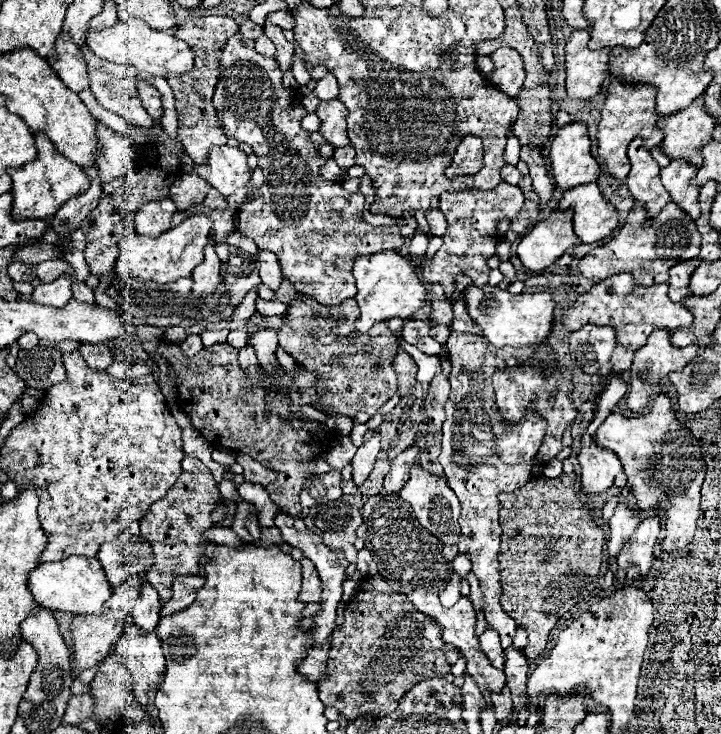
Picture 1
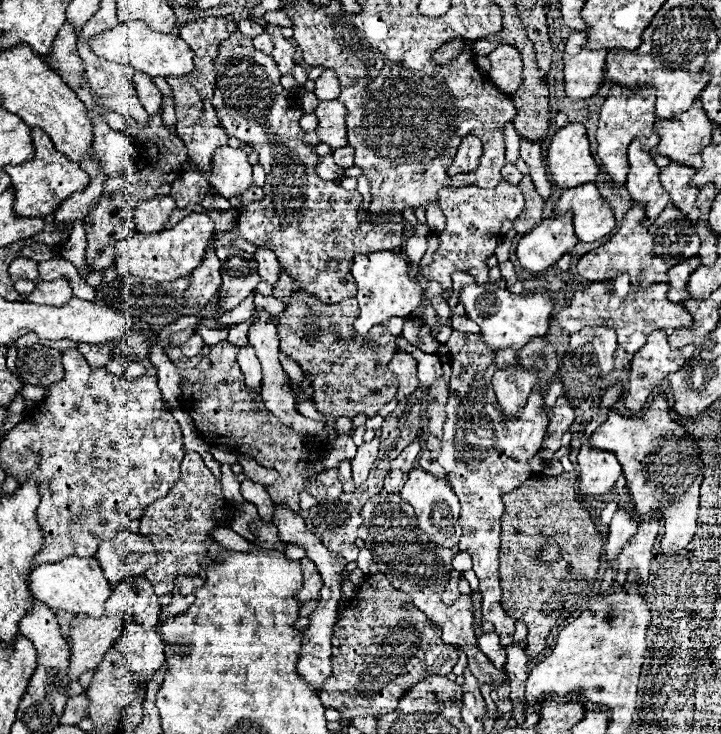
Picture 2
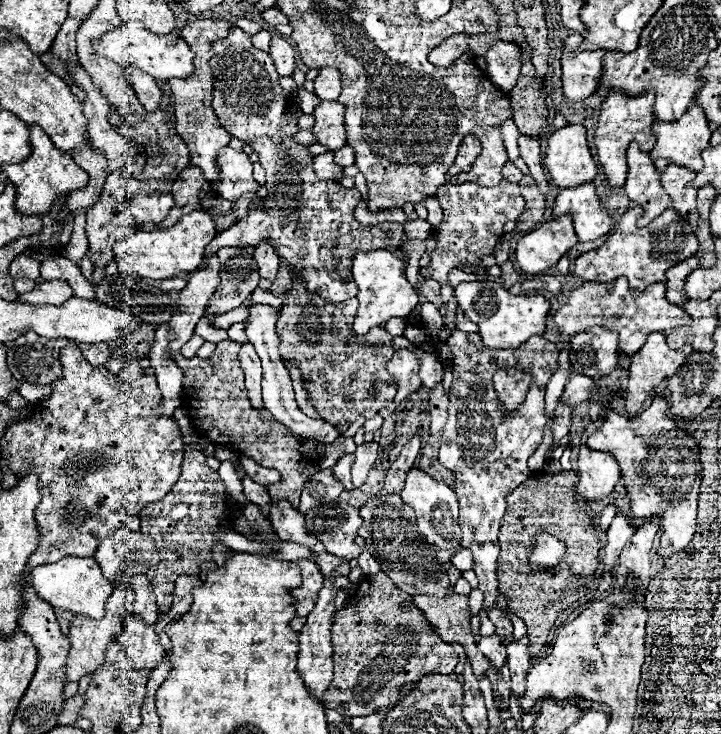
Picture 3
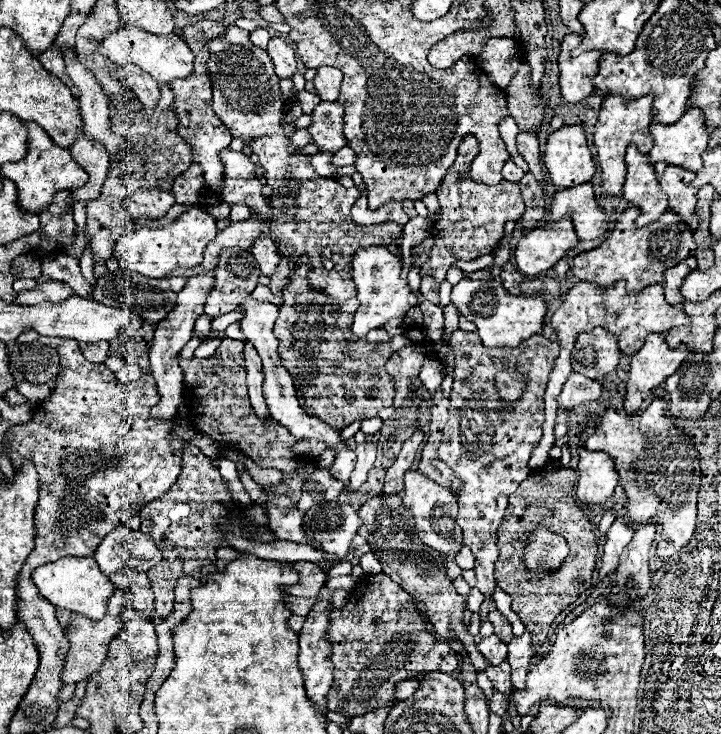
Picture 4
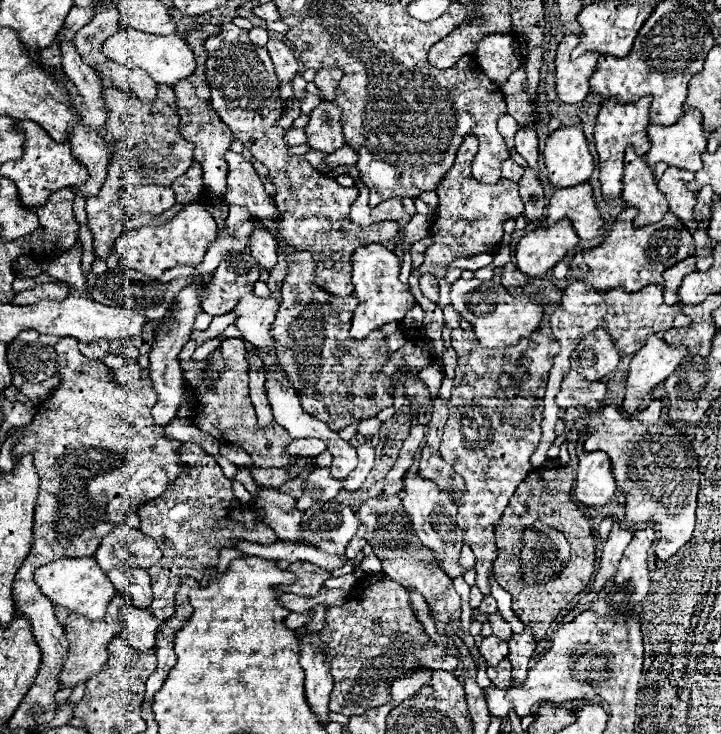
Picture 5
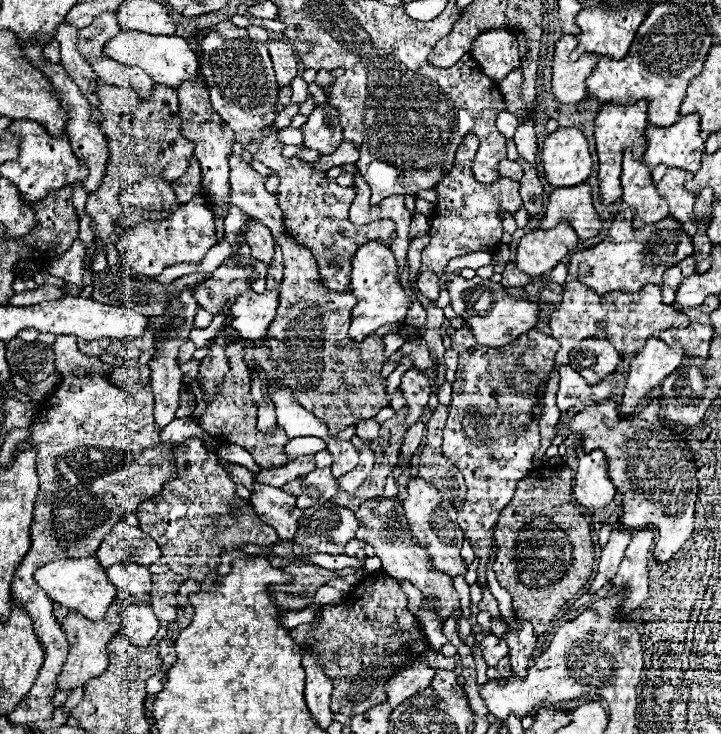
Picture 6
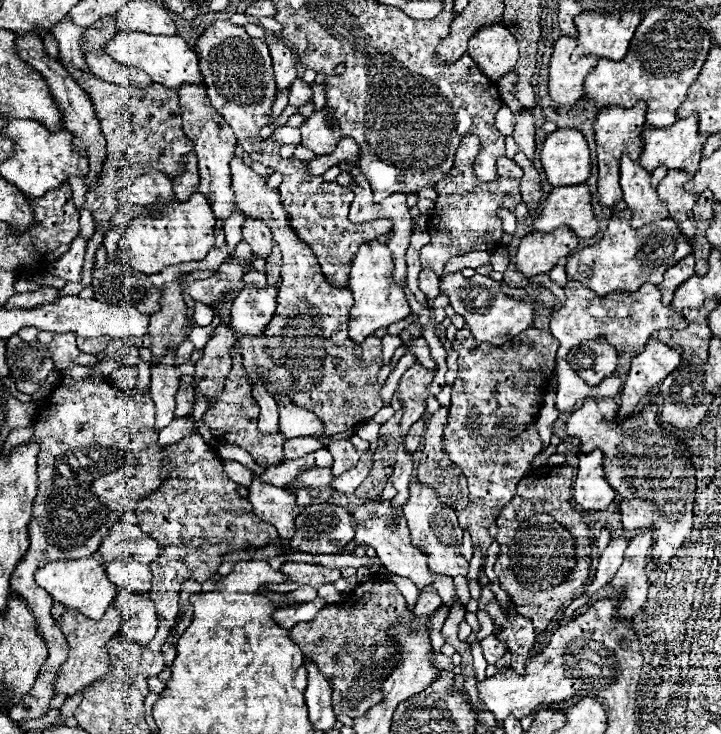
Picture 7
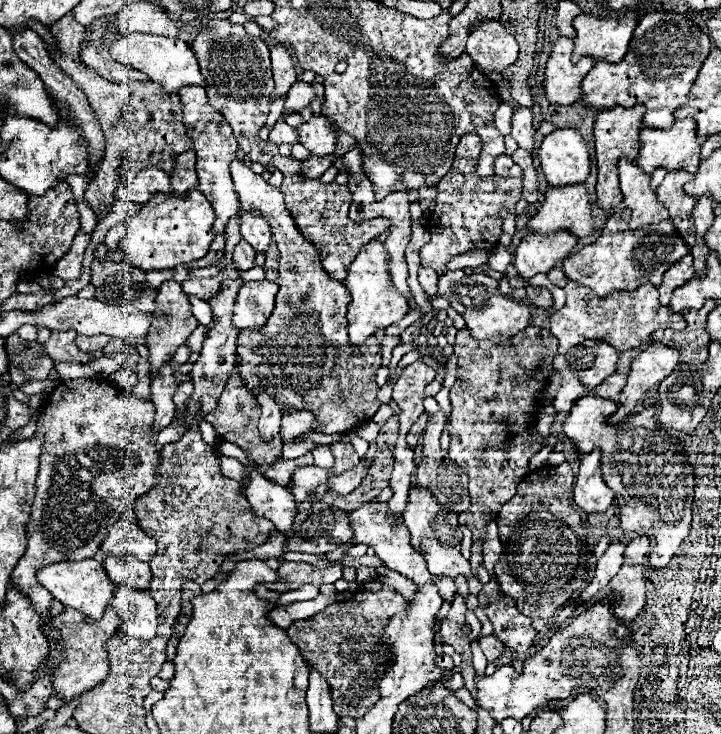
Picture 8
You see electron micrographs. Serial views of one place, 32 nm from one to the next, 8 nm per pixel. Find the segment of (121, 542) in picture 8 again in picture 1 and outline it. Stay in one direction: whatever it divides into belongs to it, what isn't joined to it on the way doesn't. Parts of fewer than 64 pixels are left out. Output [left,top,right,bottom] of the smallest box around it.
[98,532,154,590]

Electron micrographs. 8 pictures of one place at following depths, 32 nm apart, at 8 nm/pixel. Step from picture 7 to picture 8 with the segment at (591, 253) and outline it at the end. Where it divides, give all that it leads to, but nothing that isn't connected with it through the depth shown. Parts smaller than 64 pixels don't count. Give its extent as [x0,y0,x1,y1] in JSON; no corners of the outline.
[562,210,690,296]

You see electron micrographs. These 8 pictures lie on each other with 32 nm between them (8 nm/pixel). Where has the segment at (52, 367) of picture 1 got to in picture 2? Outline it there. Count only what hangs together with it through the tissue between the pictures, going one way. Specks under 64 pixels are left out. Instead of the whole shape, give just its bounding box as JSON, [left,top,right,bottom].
[16,344,64,386]

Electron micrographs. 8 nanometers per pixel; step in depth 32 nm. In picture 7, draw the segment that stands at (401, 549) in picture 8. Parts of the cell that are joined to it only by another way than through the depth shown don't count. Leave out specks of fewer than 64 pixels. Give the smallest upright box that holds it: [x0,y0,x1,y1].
[354,500,458,610]

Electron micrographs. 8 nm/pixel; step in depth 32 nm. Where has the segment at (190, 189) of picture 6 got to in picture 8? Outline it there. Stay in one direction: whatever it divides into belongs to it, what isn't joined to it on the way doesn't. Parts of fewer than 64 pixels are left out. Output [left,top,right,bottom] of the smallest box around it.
[170,150,198,196]

